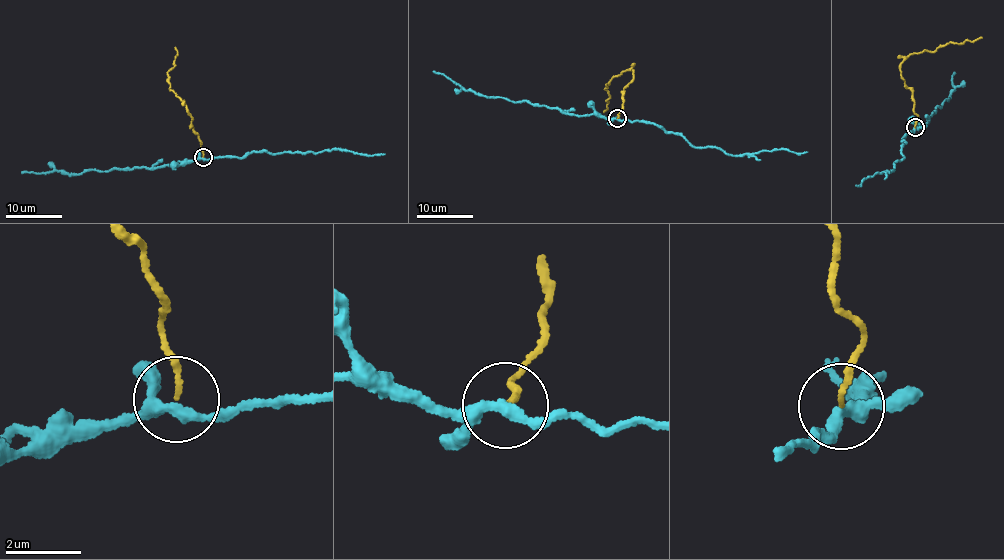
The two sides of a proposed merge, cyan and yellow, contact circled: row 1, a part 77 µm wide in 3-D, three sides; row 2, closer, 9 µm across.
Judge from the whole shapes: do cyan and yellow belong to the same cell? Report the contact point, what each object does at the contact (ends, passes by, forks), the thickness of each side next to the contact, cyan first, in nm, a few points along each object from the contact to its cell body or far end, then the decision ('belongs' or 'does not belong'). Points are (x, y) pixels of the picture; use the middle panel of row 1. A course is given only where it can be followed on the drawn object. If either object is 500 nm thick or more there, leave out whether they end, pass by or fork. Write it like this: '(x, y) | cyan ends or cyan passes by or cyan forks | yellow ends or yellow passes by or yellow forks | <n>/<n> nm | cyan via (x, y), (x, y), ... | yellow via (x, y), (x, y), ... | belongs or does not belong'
(617, 118) | cyan forks | yellow ends | 240/120 nm | cyan via (617, 118), (658, 125), (683, 135), (693, 146), (717, 147), (729, 155), (750, 156), (762, 150), (807, 152) | yellow via (617, 118), (632, 70), (609, 83), (605, 89), (610, 98), (603, 111) | does not belong

